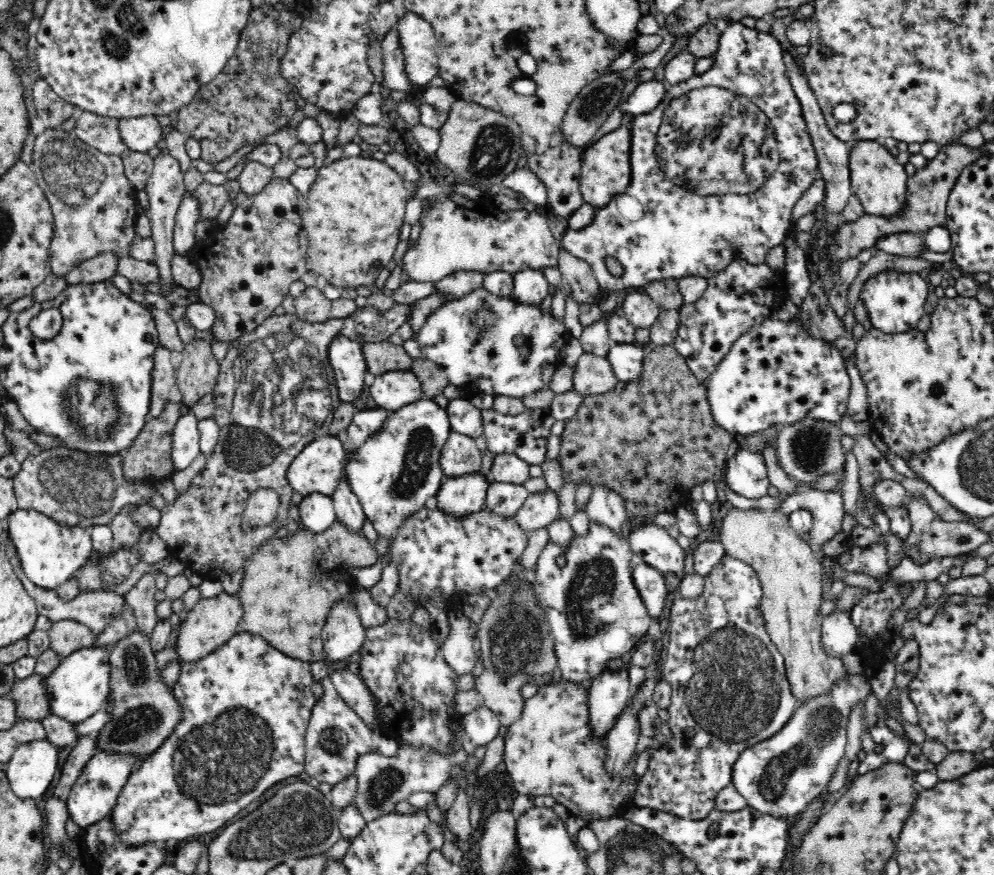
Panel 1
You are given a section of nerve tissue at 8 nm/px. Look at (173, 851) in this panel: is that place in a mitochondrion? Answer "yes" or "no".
no

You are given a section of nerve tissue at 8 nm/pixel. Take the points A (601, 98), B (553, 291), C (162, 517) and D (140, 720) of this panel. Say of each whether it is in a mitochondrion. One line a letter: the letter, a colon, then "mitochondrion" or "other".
A: mitochondrion
B: other
C: other
D: mitochondrion

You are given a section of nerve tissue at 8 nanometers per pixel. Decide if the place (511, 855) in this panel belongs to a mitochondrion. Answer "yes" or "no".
yes

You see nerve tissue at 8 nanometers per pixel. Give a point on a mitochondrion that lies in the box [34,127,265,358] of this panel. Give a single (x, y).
(76, 177)

